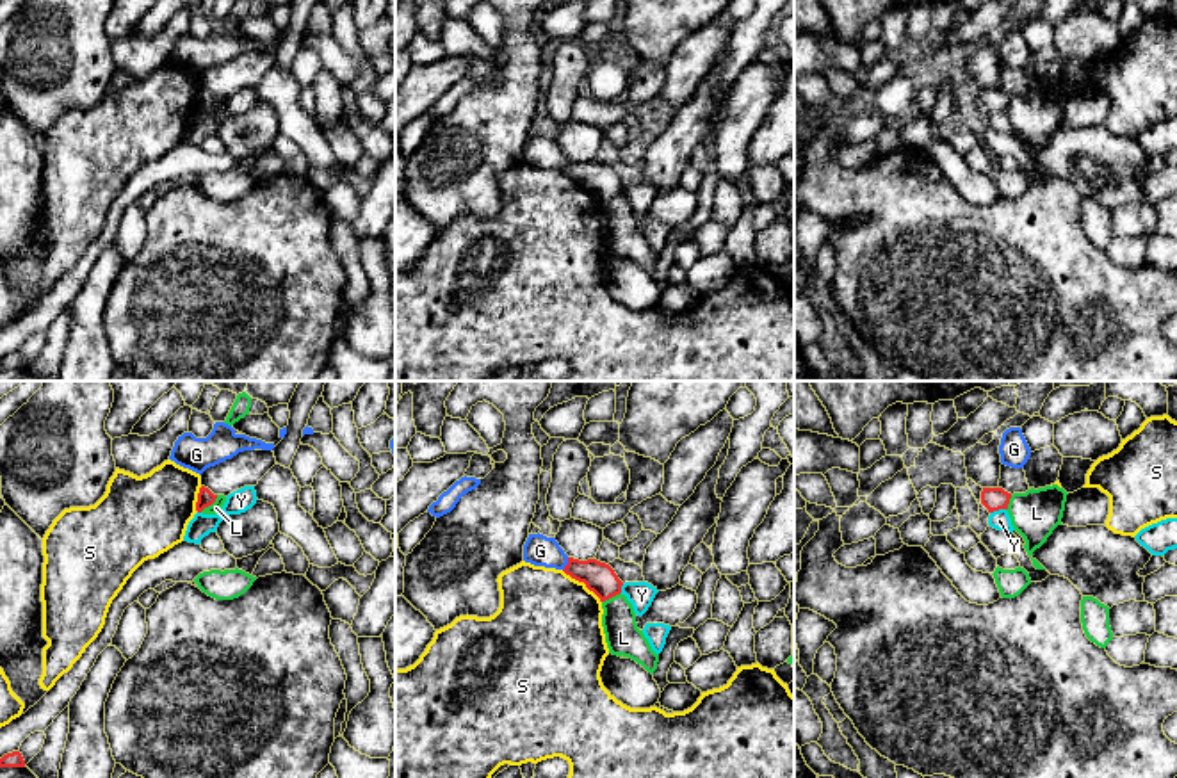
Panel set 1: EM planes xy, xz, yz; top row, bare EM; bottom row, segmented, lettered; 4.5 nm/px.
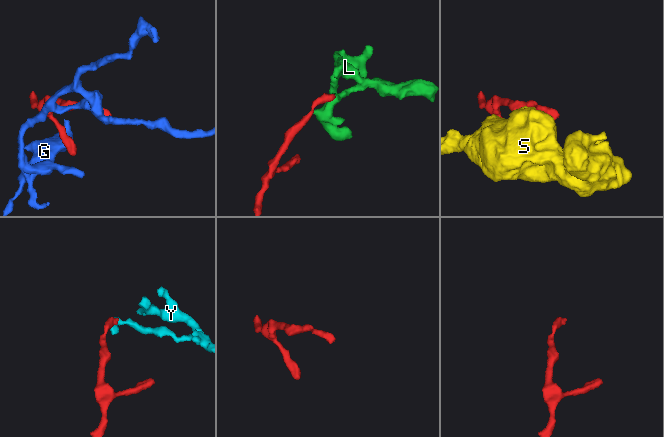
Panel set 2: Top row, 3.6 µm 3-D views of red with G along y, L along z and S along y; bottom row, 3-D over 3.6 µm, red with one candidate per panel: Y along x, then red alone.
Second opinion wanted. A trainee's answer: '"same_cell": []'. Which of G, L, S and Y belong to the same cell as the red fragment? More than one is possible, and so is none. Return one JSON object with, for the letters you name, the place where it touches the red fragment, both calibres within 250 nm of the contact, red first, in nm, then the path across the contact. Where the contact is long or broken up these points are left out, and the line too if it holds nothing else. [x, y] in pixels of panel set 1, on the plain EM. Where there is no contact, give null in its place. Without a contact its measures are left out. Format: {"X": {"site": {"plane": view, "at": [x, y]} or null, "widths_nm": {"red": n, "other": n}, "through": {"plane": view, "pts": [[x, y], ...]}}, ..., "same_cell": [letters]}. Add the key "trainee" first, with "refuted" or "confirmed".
{"trainee": "confirmed", "same_cell": []}

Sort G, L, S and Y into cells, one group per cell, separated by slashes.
G / L / S / Y

